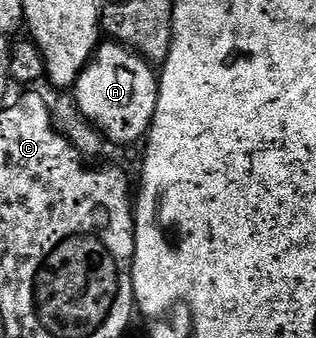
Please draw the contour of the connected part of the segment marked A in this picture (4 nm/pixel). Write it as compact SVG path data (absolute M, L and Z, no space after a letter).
M105 41L94 51L89 64L79 73L71 88L73 102L91 126L106 140L119 146L140 144L148 136L157 108L159 75L146 59L116 41Z

